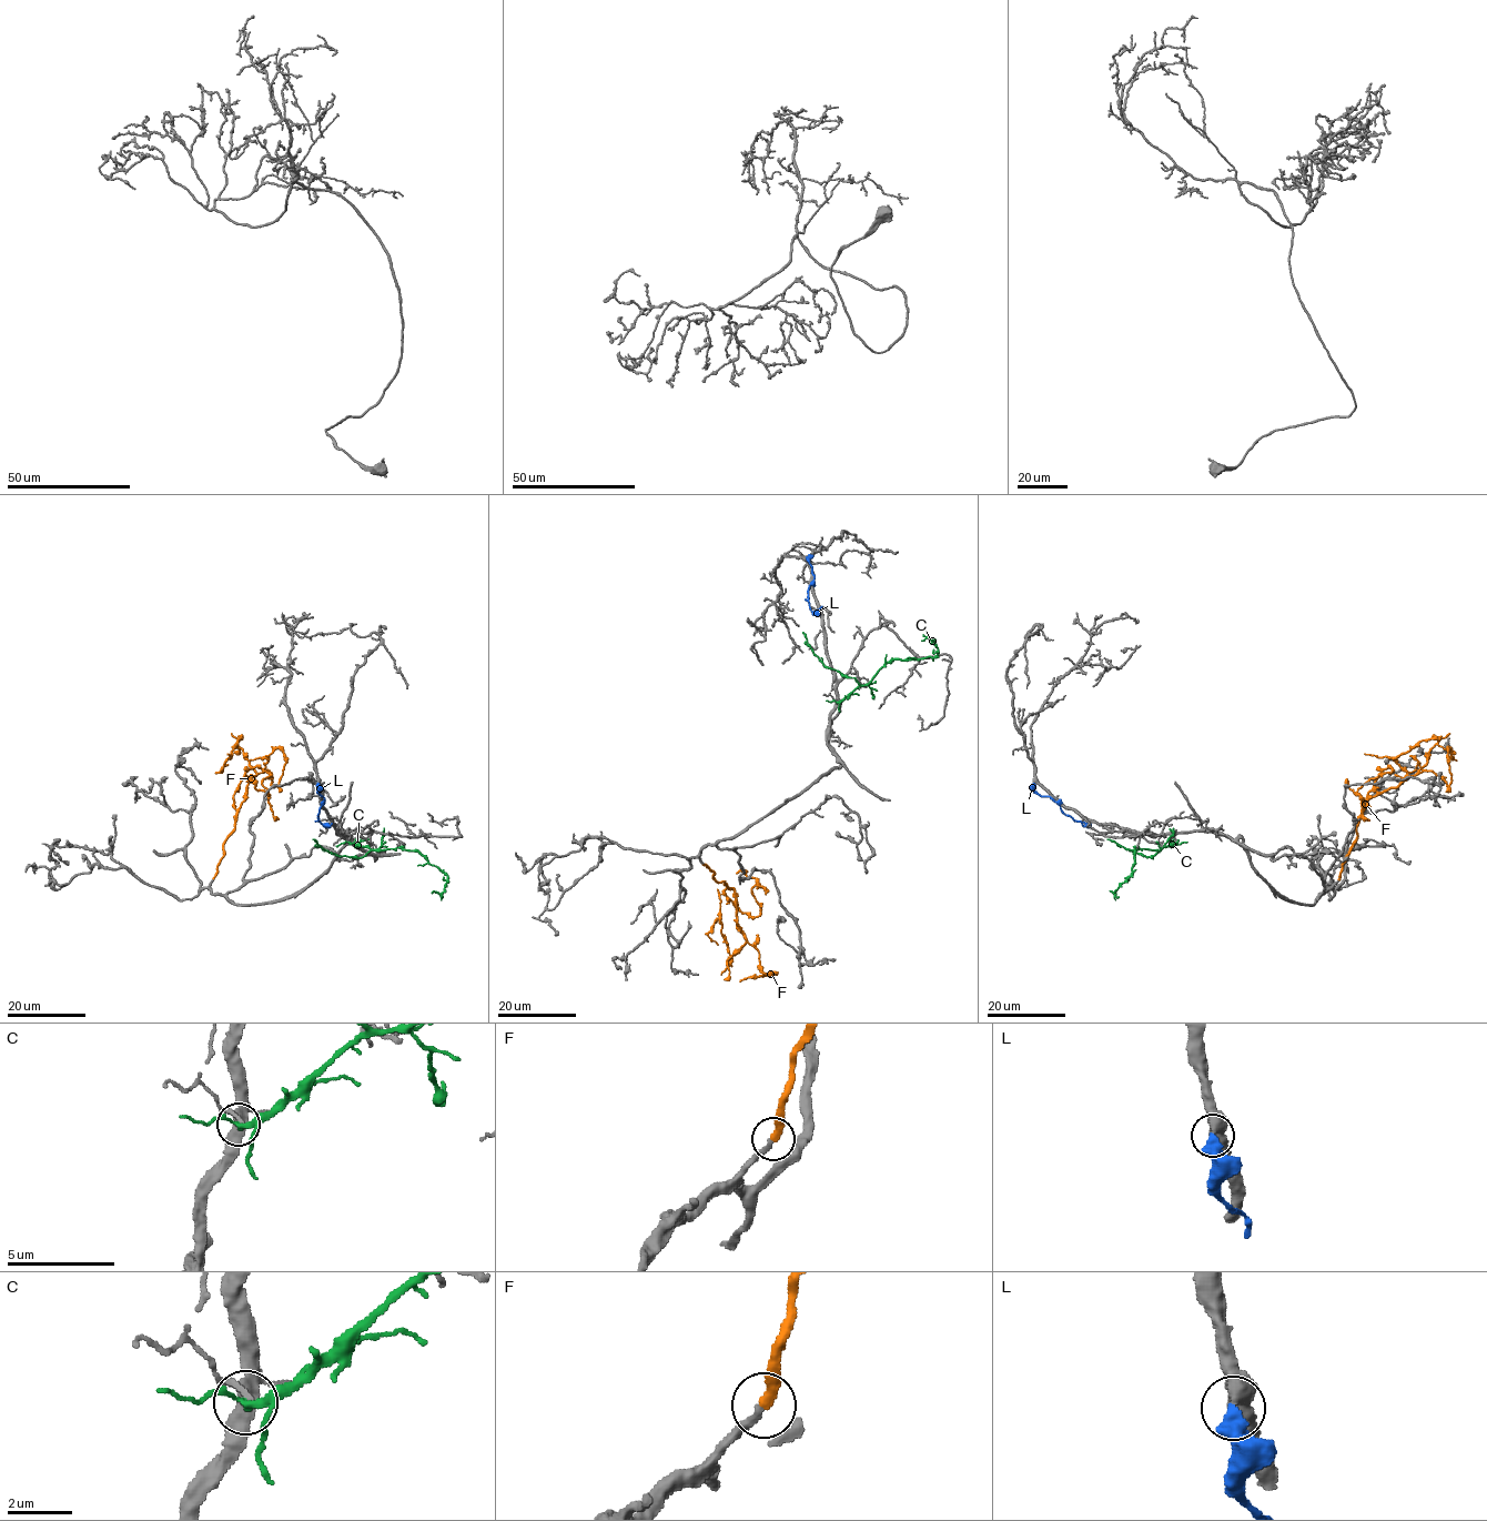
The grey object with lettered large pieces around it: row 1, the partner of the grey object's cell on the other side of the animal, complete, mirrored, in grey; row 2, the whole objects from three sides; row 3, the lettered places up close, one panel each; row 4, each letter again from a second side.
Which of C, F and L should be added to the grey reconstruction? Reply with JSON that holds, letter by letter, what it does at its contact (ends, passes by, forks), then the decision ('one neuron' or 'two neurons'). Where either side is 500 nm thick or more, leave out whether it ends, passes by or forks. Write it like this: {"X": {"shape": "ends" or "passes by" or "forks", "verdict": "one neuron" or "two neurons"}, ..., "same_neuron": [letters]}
{"C": {"shape": "passes by", "verdict": "two neurons"}, "F": {"shape": "ends", "verdict": "one neuron"}, "L": {"verdict": "two neurons"}, "same_neuron": ["F"]}

